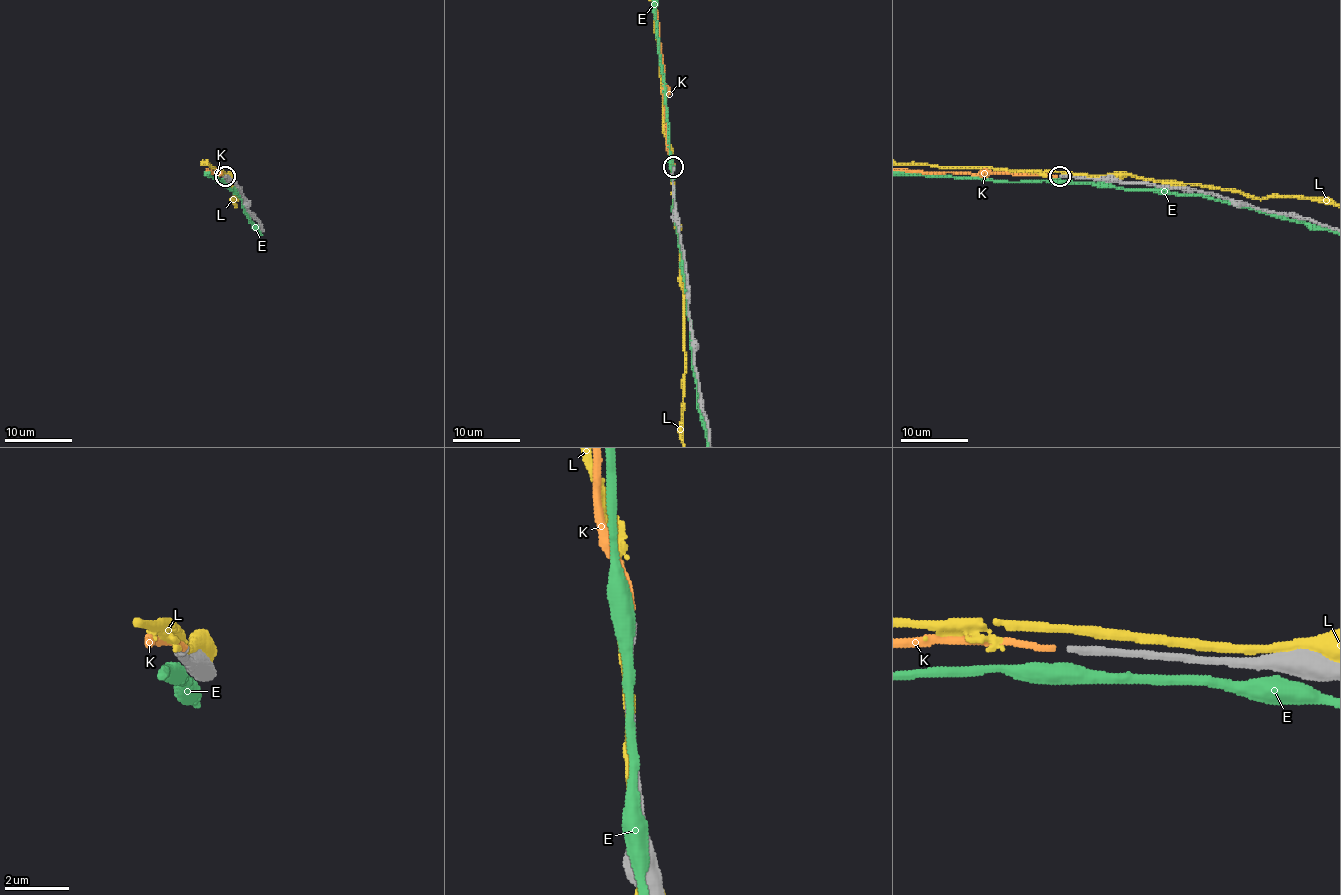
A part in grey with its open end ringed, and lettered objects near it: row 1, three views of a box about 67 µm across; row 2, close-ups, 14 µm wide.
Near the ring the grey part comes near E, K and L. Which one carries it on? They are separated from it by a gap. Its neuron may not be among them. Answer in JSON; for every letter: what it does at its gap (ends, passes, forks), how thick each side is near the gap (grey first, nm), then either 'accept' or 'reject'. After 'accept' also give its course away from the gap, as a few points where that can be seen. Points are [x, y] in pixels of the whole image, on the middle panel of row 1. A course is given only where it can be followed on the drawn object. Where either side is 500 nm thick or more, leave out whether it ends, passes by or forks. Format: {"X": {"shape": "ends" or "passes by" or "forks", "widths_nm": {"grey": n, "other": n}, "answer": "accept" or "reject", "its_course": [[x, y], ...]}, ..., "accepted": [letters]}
{"E": {"shape": "passes by", "widths_nm": {"grey": 240, "other": 480}, "answer": "reject"}, "K": {"shape": "ends", "widths_nm": {"grey": 240, "other": 160}, "answer": "accept"}, "L": {"shape": "passes by", "widths_nm": {"grey": 240, "other": 300}, "answer": "reject"}, "accepted": ["K"]}

